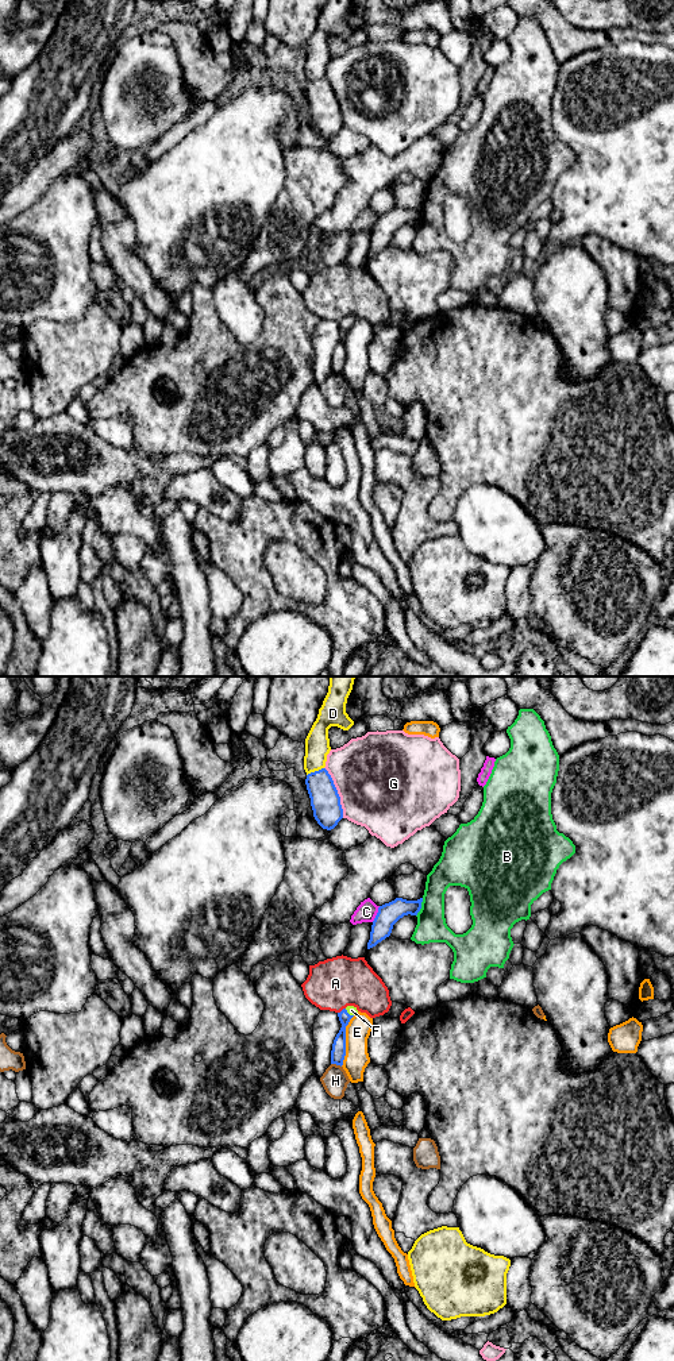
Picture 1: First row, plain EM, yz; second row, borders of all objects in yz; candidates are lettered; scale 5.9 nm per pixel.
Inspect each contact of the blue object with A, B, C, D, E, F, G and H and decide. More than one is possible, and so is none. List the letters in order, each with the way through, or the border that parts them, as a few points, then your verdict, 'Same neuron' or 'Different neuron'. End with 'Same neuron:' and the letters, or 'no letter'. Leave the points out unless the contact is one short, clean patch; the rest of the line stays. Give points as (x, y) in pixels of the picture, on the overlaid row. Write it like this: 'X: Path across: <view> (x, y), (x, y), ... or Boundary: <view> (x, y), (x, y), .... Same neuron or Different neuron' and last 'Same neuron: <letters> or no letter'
A: Different neuron
B: Different neuron
C: Different neuron
D: Different neuron
E: Different neuron
F: Path across: yz (338, 1052), (347, 1013), (351, 1010). Same neuron
G: Different neuron
H: Different neuron
Same neuron: F

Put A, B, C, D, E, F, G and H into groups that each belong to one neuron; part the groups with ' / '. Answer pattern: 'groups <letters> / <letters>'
groups A / B / C / D / E / F / G / H

